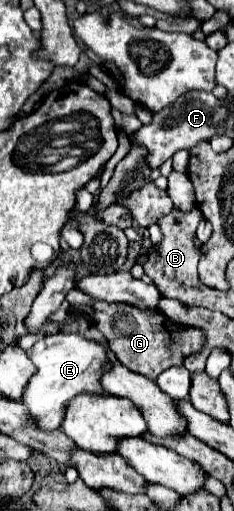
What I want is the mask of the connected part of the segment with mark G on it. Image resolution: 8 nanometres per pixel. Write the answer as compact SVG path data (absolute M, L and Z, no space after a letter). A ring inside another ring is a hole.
M107 303L93 305L95 327L107 337L109 347L117 359L131 371L145 375L147 379L157 379L165 369L173 365L183 365L185 357L199 353L207 339L199 327L179 327L159 309L139 309L127 303Z

